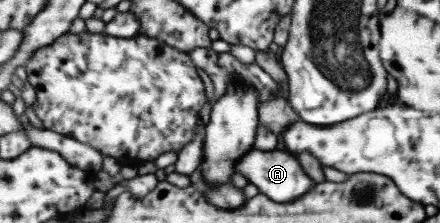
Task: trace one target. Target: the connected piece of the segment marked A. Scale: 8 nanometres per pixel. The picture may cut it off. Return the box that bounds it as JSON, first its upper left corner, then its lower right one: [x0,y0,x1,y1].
[236,148,316,203]

